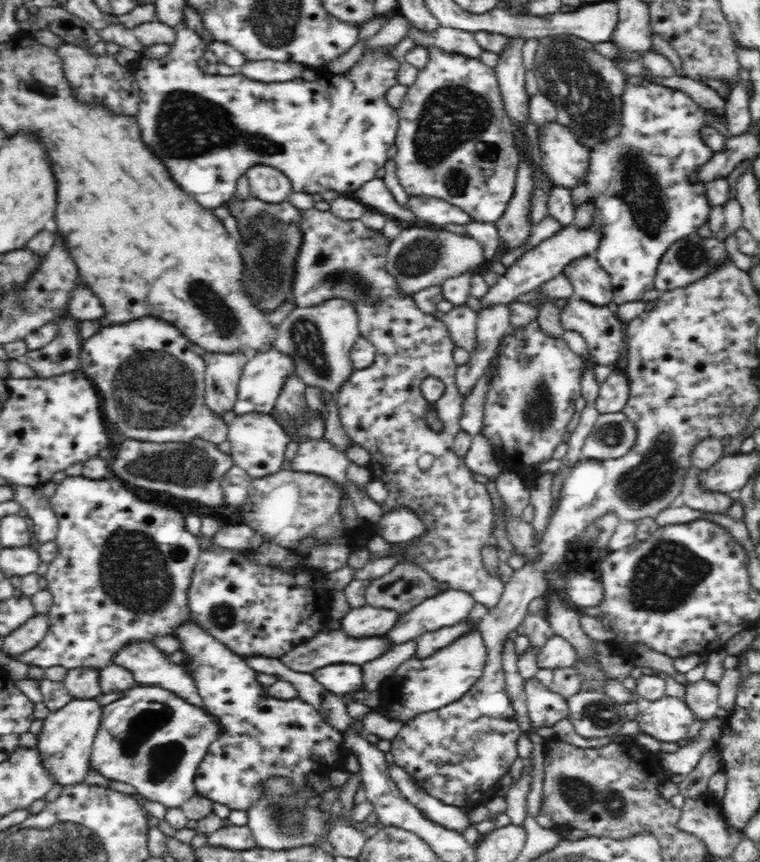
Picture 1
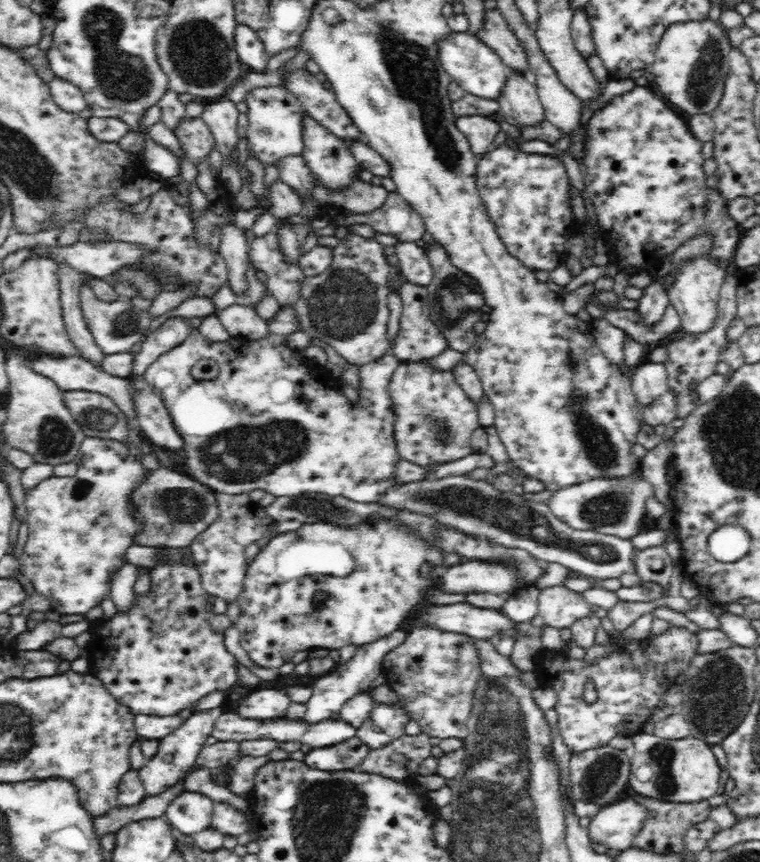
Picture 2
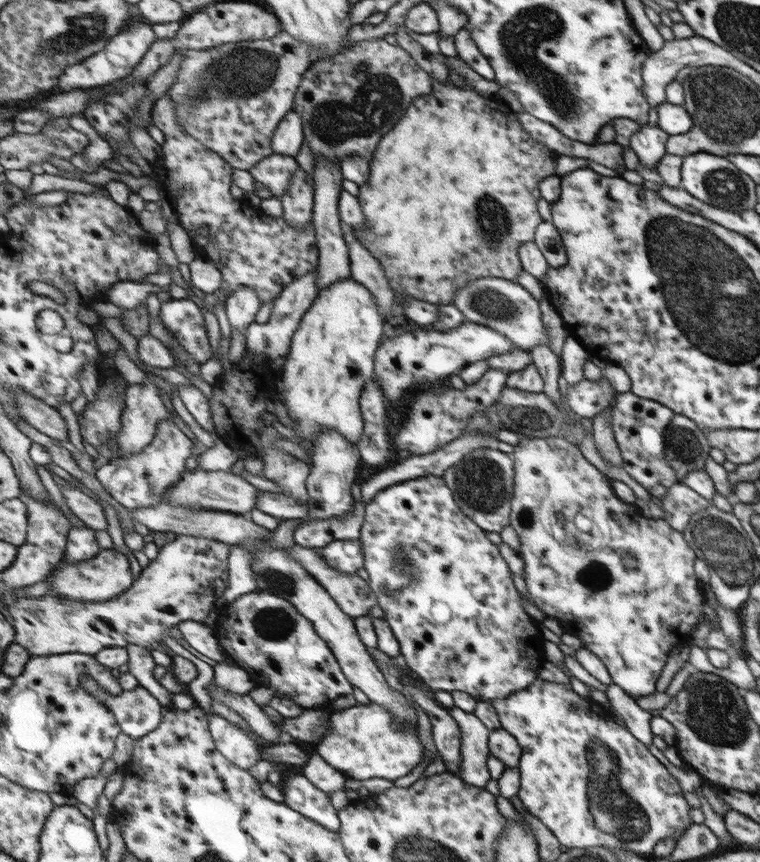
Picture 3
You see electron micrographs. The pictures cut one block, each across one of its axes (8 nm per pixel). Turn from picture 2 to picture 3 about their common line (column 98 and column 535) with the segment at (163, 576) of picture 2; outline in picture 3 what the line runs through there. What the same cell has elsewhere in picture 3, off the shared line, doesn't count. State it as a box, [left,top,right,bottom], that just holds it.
[359,475,544,702]

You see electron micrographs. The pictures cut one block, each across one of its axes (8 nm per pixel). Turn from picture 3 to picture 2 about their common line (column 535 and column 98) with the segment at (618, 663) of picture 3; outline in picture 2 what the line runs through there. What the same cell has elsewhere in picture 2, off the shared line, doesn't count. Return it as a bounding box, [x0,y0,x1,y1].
[18,437,145,615]

